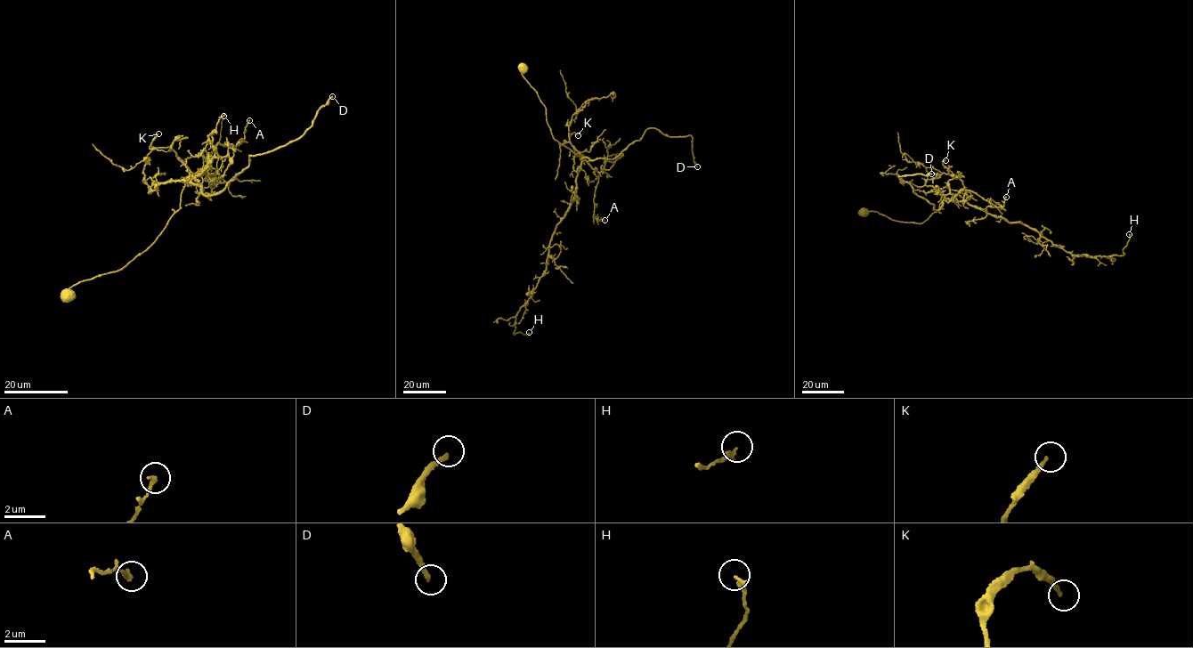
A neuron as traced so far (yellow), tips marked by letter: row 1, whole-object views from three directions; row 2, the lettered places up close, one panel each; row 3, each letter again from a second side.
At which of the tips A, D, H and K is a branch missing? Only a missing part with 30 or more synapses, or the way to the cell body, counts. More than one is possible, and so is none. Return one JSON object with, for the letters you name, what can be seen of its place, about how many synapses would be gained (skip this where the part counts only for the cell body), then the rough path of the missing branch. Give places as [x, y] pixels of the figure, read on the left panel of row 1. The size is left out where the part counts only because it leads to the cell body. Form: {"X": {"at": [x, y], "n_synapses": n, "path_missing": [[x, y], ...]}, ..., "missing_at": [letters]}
{"D": {"at": [332, 96], "n_synapses": 80}, "missing_at": ["D"]}

